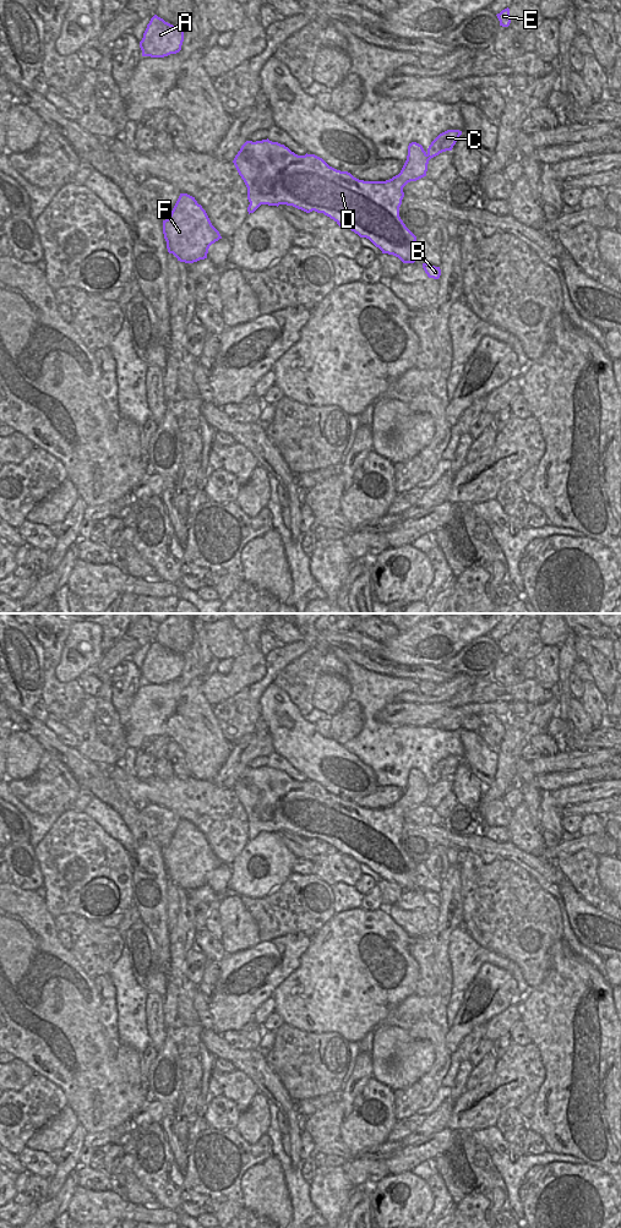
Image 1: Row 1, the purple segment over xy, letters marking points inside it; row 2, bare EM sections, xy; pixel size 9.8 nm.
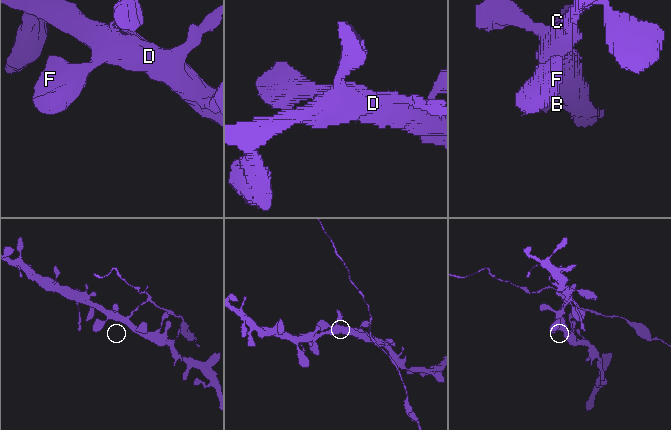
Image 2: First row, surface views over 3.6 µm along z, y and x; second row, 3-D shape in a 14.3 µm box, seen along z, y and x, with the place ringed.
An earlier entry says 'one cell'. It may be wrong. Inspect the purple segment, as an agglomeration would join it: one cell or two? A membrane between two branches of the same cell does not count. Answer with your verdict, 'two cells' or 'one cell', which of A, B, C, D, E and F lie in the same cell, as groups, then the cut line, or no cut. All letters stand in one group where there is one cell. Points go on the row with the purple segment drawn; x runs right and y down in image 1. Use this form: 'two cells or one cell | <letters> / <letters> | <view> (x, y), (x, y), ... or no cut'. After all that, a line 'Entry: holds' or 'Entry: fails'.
two cells | A B D F / C E | xy (426, 154), (430, 158)
Entry: fails

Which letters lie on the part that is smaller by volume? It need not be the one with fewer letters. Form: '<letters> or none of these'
C, E

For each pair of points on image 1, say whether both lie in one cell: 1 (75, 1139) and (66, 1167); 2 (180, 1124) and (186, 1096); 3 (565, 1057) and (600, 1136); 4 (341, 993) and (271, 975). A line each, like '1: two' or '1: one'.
1: one
2: one
3: one
4: two

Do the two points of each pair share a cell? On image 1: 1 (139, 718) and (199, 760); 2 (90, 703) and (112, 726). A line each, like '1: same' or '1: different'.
1: same
2: different

